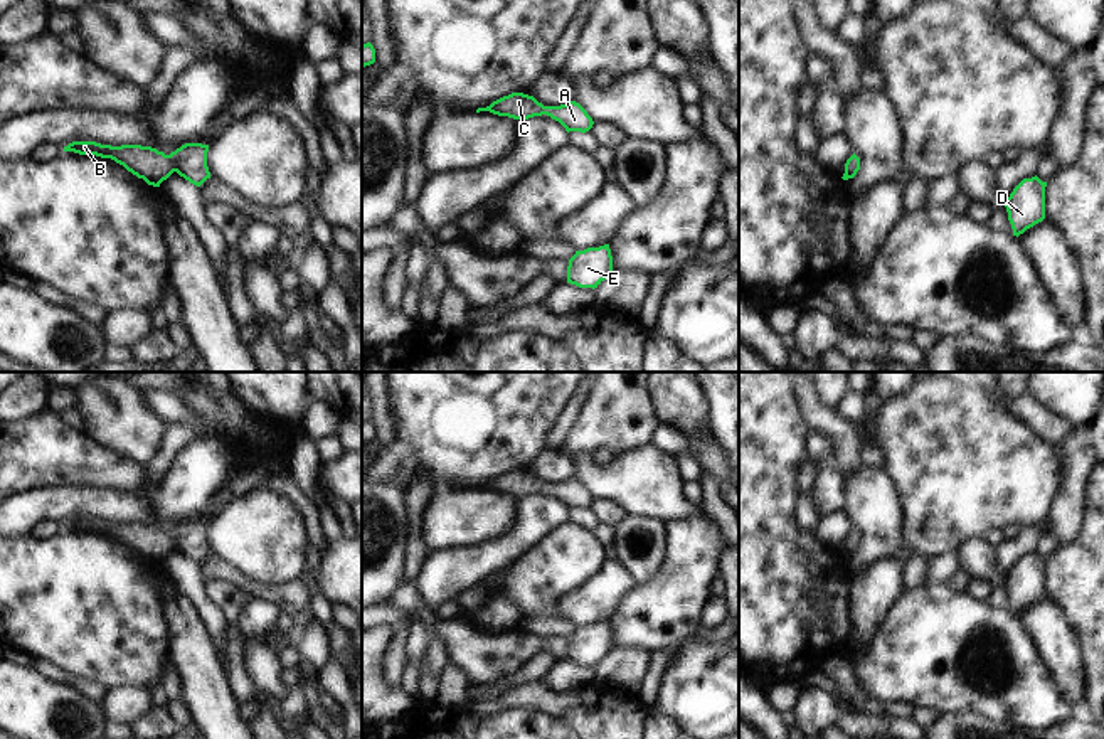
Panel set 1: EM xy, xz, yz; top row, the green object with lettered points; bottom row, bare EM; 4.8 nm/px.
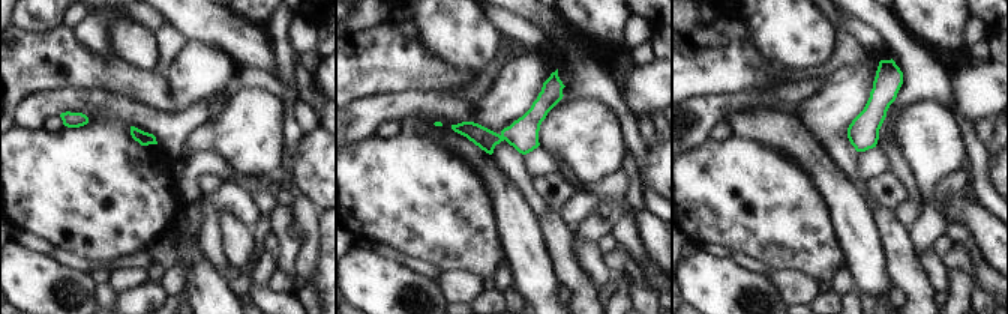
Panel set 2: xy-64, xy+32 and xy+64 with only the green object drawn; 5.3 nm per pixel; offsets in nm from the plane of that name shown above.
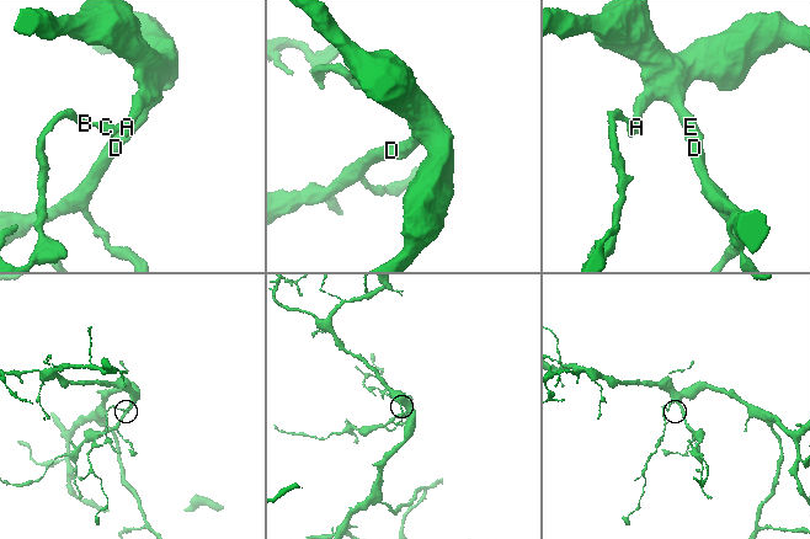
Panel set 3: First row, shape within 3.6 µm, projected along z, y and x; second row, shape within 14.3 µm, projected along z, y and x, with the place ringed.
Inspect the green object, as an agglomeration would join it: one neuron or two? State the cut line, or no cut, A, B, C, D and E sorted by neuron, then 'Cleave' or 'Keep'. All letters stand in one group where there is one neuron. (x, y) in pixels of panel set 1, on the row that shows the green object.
No split. Groups: A B C D E. Keep

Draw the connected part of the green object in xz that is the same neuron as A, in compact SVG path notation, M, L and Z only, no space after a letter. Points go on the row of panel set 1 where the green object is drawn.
M512 93L493 101L486 108L478 108L480 111L490 111L498 116L508 116L513 120L528 120L533 116L547 114L552 120L559 121L565 131L581 131L586 133L592 128L594 121L587 111L576 101L560 104L560 106L544 106L533 96L523 93Z

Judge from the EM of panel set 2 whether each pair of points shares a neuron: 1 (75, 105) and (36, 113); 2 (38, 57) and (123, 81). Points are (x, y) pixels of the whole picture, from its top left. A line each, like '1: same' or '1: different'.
1: same
2: same

